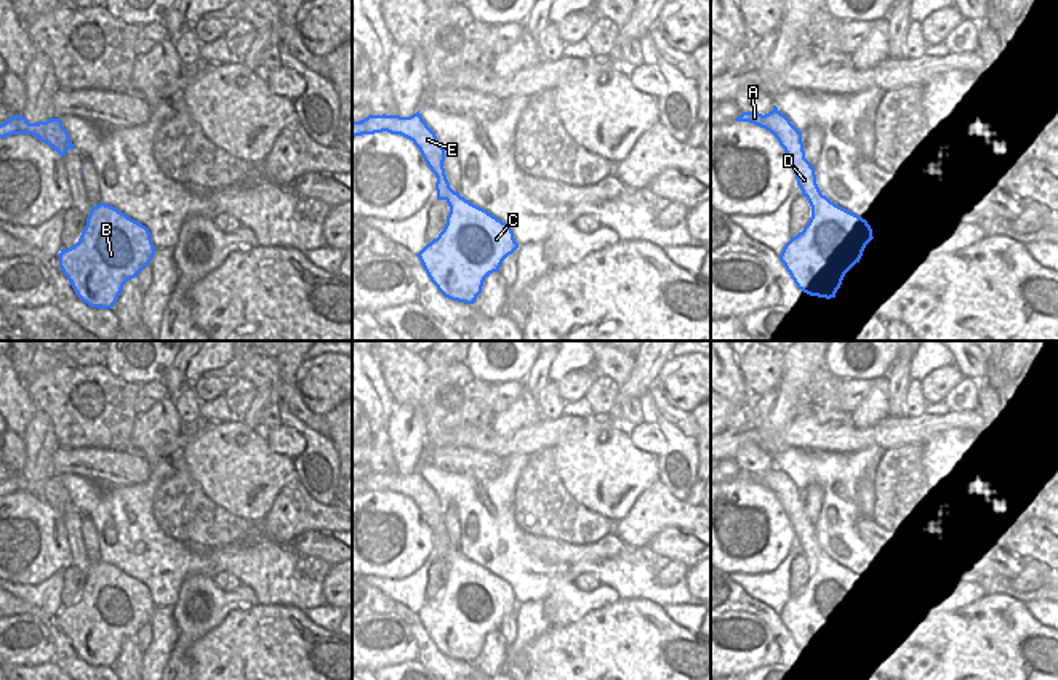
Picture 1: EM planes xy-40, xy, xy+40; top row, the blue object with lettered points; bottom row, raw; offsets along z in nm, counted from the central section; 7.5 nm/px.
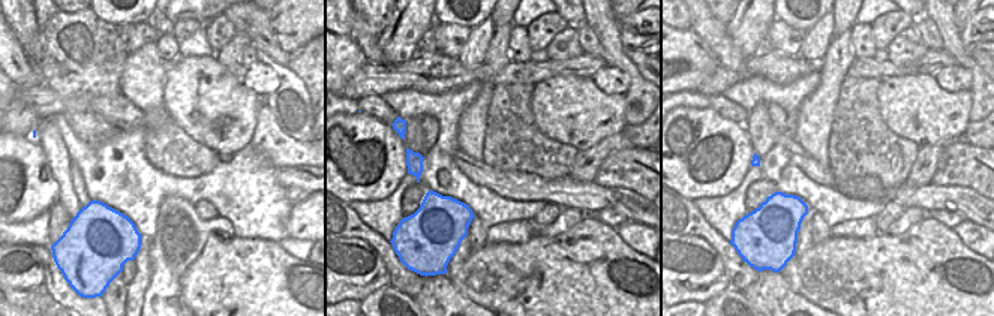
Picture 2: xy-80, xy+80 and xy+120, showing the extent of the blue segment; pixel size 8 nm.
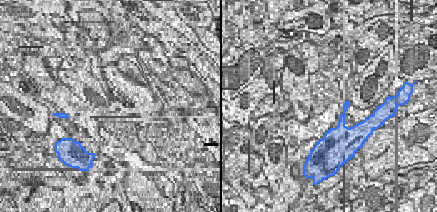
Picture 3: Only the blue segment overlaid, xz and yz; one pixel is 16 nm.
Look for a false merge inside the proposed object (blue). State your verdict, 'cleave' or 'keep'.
keep

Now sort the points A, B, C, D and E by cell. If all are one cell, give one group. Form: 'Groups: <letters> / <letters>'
Groups: A B C D E

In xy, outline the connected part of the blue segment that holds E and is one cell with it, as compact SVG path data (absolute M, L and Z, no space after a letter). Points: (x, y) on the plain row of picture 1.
M419 469L410 475L370 472L352 480L352 496L383 490L400 493L419 507L437 536L437 558L450 565L443 589L416 614L445 656L474 662L485 637L498 630L503 619L519 606L511 584L450 546L443 526L445 507Z

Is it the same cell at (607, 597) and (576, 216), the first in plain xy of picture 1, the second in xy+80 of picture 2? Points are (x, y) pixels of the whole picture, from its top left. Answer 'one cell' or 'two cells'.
one cell

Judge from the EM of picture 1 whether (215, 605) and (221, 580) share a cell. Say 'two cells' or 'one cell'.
two cells

